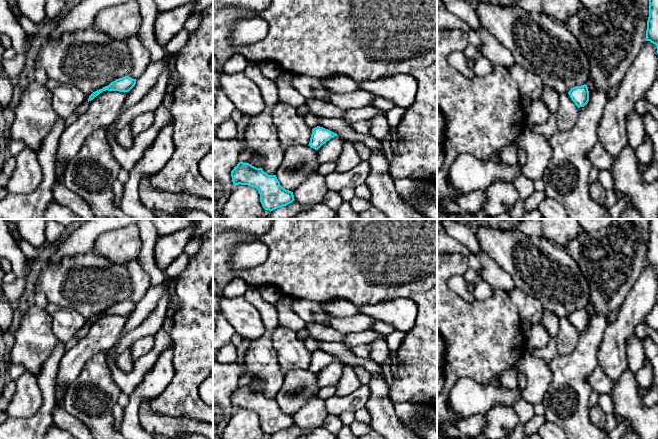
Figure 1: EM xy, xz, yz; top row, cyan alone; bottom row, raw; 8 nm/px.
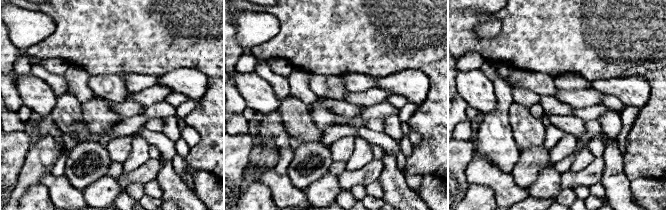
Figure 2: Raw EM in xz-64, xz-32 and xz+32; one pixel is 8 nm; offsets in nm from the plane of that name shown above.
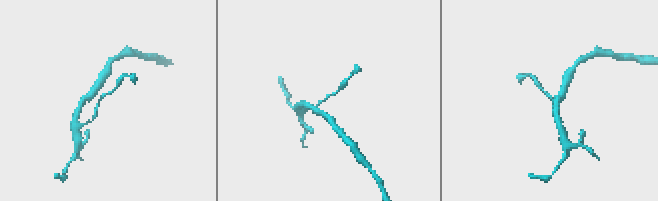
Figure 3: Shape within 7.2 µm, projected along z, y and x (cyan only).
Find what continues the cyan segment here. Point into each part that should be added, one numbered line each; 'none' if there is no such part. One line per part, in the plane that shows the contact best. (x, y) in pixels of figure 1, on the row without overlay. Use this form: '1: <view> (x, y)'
none

